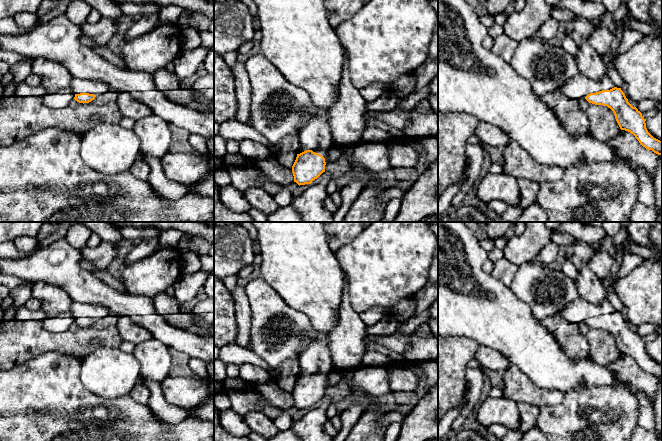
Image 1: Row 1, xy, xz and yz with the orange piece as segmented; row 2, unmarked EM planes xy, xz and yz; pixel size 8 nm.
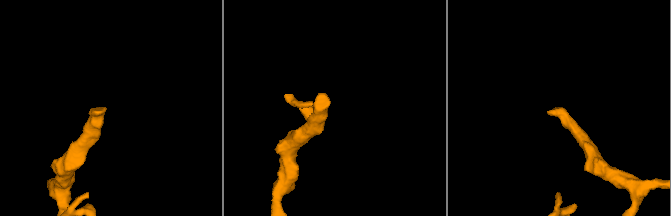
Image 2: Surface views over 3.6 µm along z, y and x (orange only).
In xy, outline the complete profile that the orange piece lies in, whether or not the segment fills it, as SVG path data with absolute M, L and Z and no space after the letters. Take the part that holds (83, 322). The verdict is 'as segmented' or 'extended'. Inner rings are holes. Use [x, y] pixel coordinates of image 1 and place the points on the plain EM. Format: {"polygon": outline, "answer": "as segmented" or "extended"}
{"polygon": "M72 302L70 312L75 318L74 323L83 328L89 327L94 324L96 320L109 315L109 311L103 306L80 302Z", "answer": "extended"}

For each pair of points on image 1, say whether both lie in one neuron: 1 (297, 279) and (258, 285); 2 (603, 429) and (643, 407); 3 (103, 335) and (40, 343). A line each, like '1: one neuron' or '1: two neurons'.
1: two neurons
2: two neurons
3: one neuron

